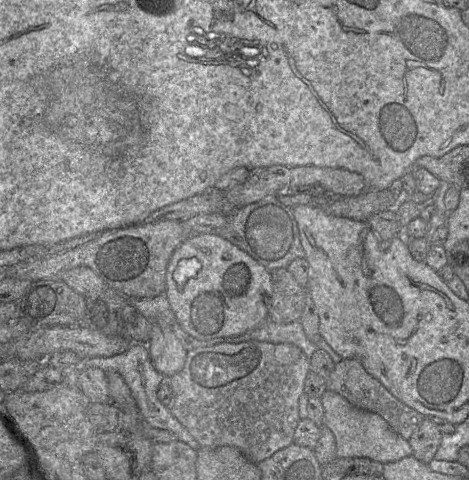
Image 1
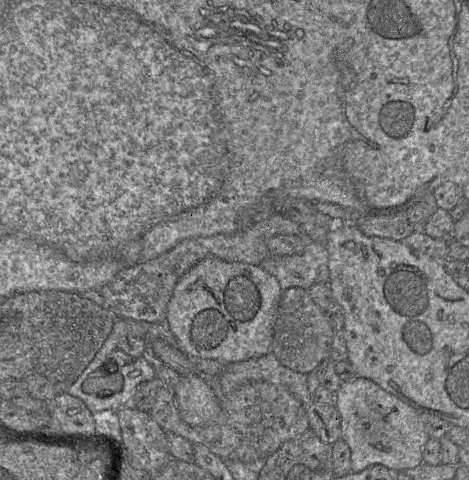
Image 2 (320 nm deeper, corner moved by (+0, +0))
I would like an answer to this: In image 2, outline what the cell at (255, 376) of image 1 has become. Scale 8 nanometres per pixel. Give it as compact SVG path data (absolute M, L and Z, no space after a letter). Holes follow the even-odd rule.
M266 381L246 383L221 400L221 414L213 424L192 427L179 414L171 388L162 386L157 392L150 416L165 431L202 444L224 461L250 463L268 458L285 442L309 429L308 416L300 401L286 388Z

